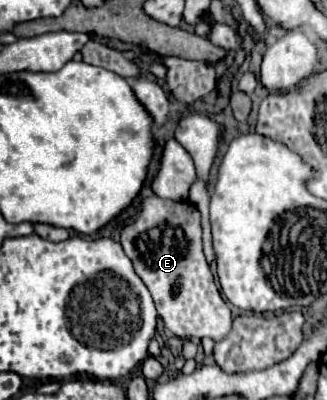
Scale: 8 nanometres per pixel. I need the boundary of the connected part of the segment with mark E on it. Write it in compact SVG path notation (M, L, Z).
M150 196L142 202L138 218L124 226L120 244L132 260L136 274L152 294L158 318L180 338L212 338L220 340L228 334L232 316L226 300L222 300L214 276L202 252L200 212L190 200L164 200Z

